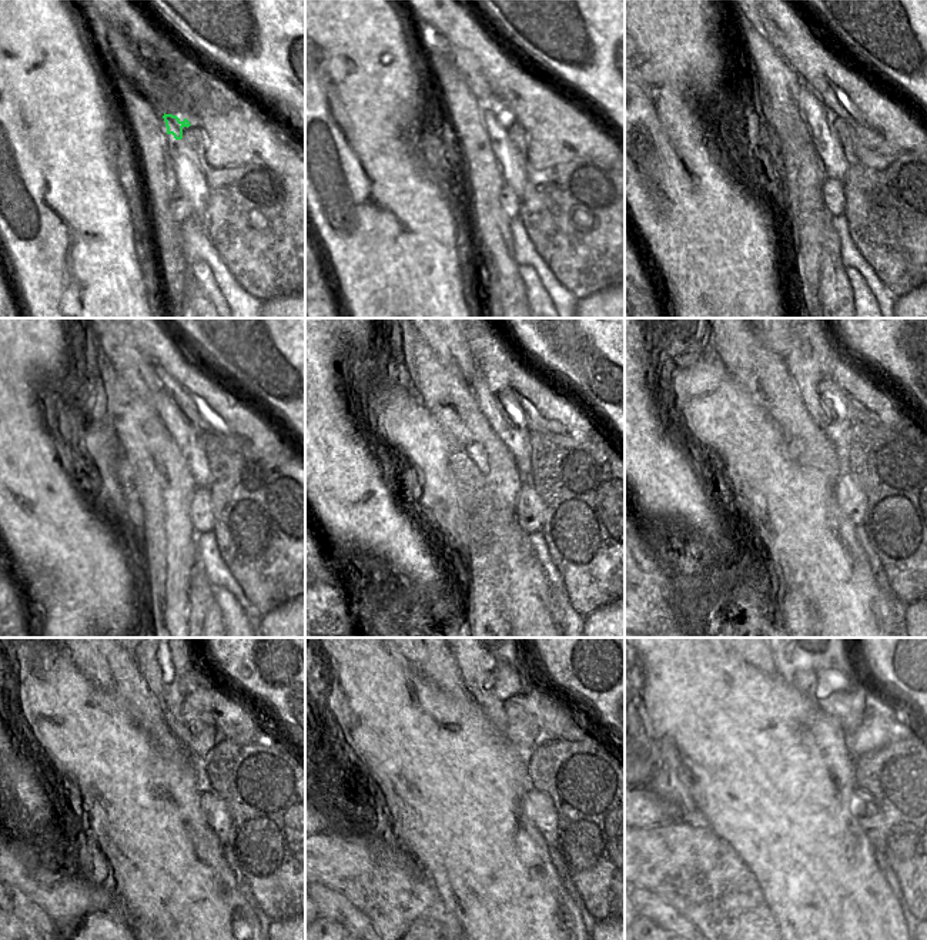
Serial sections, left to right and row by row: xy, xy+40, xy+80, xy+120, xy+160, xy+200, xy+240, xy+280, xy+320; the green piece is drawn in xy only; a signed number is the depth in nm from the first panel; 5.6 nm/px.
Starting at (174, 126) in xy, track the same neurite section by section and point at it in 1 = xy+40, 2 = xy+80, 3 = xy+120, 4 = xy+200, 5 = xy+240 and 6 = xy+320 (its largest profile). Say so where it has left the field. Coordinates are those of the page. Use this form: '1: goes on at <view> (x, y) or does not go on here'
1: goes on at xy+40 (497, 117)
2: goes on at xy+80 (815, 113)
3: goes on at xy+120 (176, 422)
4: goes on at xy+200 (815, 355)
5: goes on at xy+240 (171, 666)
6: goes on at xy+320 (817, 666)

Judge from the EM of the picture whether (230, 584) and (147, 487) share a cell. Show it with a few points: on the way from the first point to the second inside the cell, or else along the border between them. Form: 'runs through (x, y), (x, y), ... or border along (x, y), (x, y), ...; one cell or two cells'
border along (196, 534), (196, 548), (198, 551); two cells

